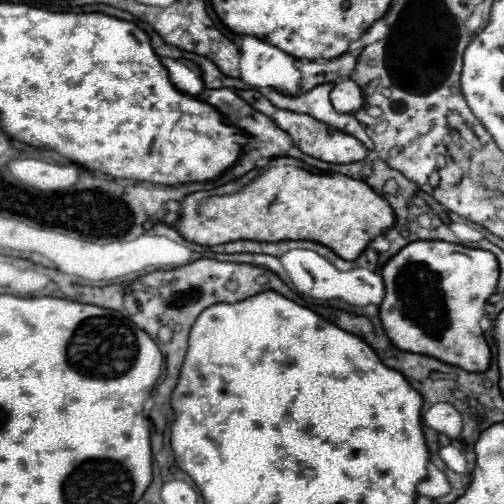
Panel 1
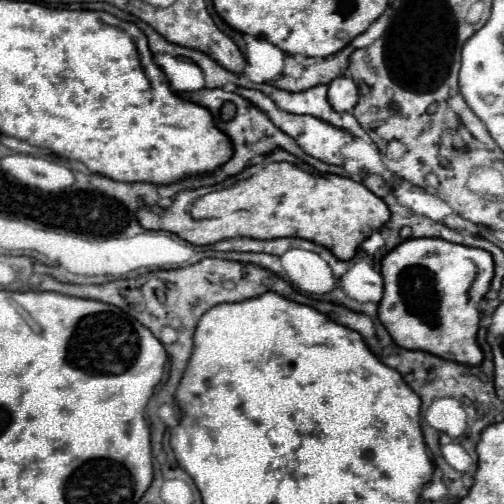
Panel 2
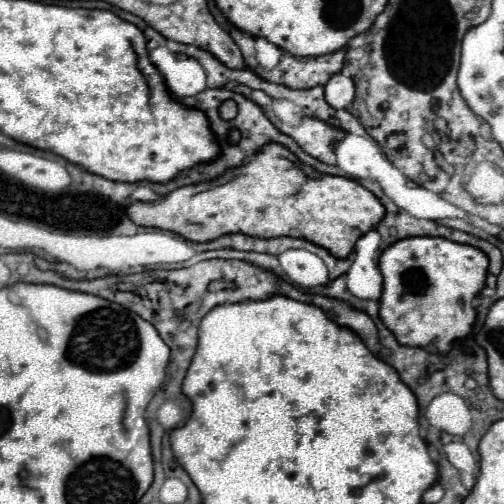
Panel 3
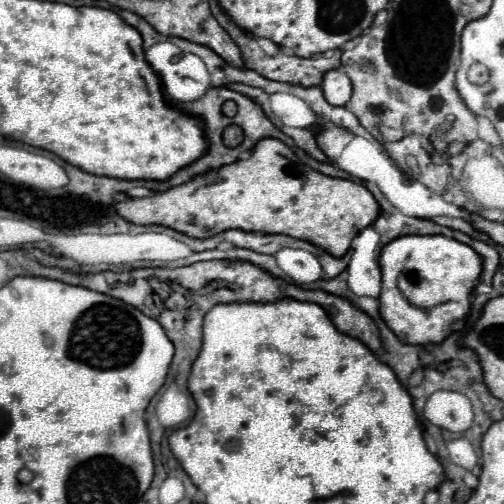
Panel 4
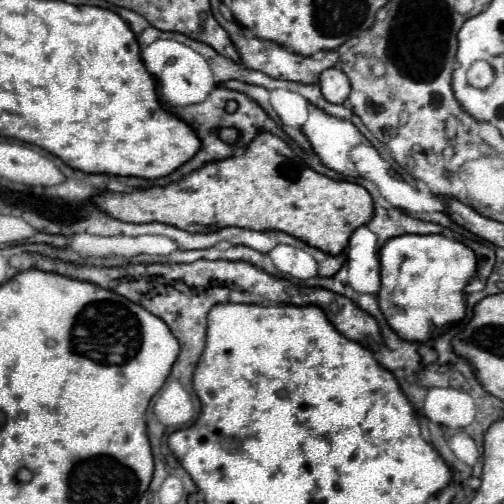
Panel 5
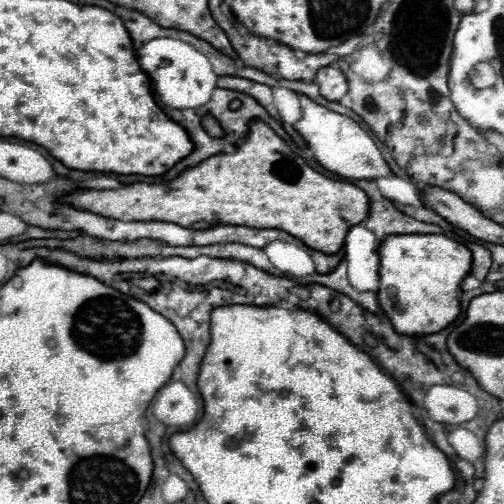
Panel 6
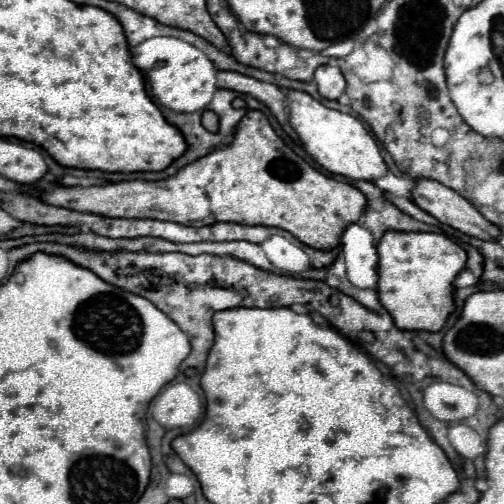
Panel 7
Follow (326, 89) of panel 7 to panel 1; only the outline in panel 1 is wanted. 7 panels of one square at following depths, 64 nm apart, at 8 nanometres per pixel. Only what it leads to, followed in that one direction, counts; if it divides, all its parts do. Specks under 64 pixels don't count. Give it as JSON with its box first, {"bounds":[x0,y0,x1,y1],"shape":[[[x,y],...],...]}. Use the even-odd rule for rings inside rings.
{"bounds":[330,78,364,114],"shape":[[[346,78],[346,80],[340,80],[334,84],[334,88],[330,92],[330,102],[336,112],[354,114],[358,108],[362,108],[364,96],[362,96],[362,90],[358,88],[358,84],[354,80]]]}

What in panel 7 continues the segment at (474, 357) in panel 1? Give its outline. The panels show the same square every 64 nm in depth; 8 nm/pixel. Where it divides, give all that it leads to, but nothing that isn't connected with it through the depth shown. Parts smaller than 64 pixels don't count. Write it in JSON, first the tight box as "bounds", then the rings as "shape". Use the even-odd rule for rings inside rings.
{"bounds":[378,232,466,332],"shape":[[[386,232],[378,242],[378,296],[402,330],[438,332],[454,310],[454,278],[466,266],[466,252],[436,232]]]}

